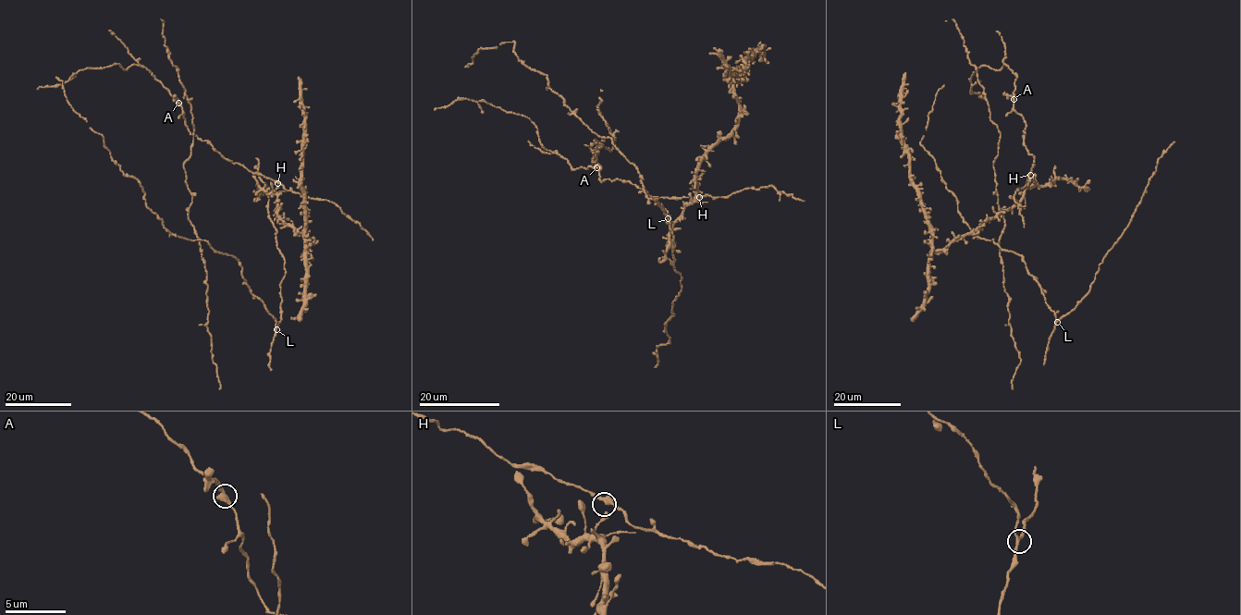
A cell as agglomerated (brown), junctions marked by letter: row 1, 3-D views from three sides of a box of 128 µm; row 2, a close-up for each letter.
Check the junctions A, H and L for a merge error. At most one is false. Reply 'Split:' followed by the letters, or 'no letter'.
Split: no letter

